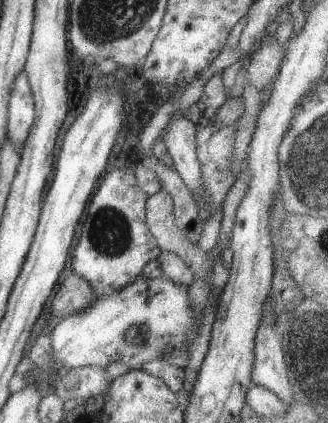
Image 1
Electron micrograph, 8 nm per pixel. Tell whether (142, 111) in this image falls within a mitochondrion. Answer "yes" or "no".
no

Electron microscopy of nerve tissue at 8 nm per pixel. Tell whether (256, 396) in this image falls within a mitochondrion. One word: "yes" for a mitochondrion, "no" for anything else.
no

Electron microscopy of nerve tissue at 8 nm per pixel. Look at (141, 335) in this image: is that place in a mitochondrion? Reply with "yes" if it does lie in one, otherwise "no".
no

